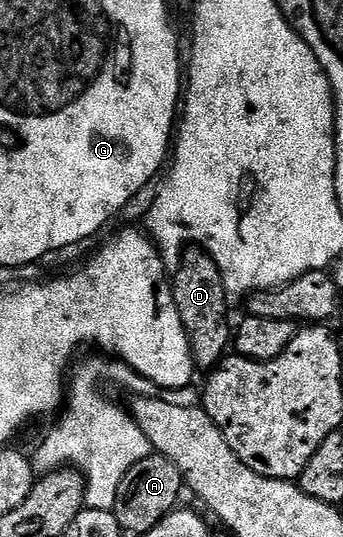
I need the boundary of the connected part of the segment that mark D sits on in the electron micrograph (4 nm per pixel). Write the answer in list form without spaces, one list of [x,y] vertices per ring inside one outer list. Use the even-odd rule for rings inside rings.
[[[187,248],[179,259],[179,269],[174,271],[171,291],[177,304],[177,312],[181,316],[181,324],[185,328],[187,338],[191,341],[191,355],[200,371],[210,372],[223,361],[233,342],[233,322],[227,319],[227,301],[229,295],[225,288],[225,280],[217,268],[217,264],[202,248]]]

